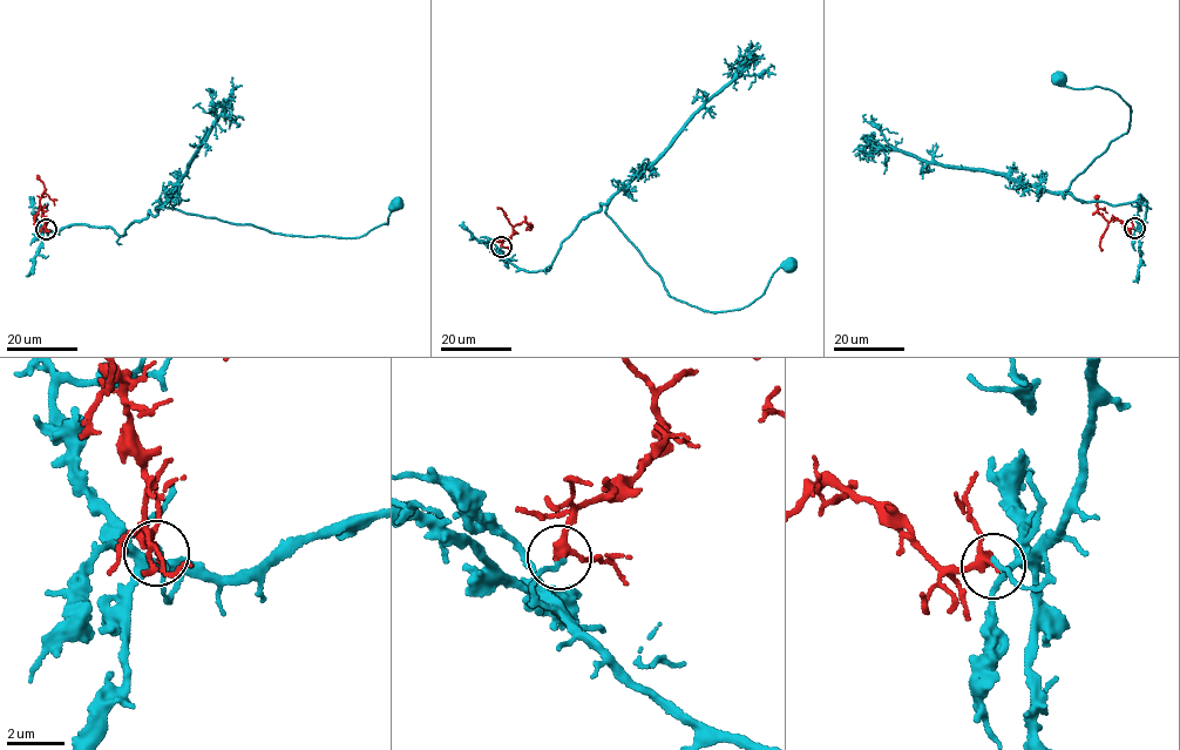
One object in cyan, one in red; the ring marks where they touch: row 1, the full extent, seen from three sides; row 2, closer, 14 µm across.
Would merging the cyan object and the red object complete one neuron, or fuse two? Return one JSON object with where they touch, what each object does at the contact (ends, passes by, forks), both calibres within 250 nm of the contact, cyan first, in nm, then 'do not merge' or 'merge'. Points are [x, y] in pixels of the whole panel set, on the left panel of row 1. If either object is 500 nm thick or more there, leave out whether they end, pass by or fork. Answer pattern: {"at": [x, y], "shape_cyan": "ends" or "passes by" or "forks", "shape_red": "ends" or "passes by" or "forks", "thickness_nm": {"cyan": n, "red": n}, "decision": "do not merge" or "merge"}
{"at": [46, 229], "shape_cyan": "ends", "shape_red": "passes by", "thickness_nm": {"cyan": 180, "red": 280}, "decision": "do not merge"}

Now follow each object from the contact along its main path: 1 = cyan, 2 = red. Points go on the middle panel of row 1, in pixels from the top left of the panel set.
1: (501, 247), (522, 269), (548, 269), (581, 218), (607, 204), (668, 292), (719, 312), (753, 303), (786, 265)
2: (501, 247), (513, 234), (514, 225), (524, 222), (531, 227)

